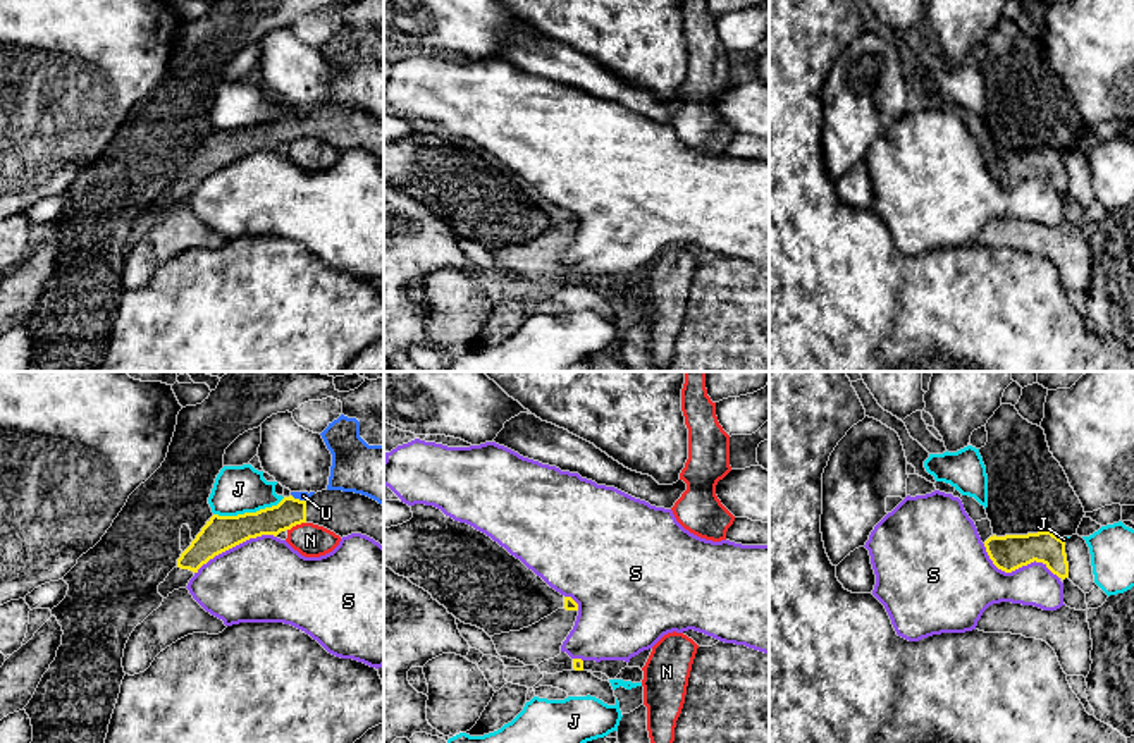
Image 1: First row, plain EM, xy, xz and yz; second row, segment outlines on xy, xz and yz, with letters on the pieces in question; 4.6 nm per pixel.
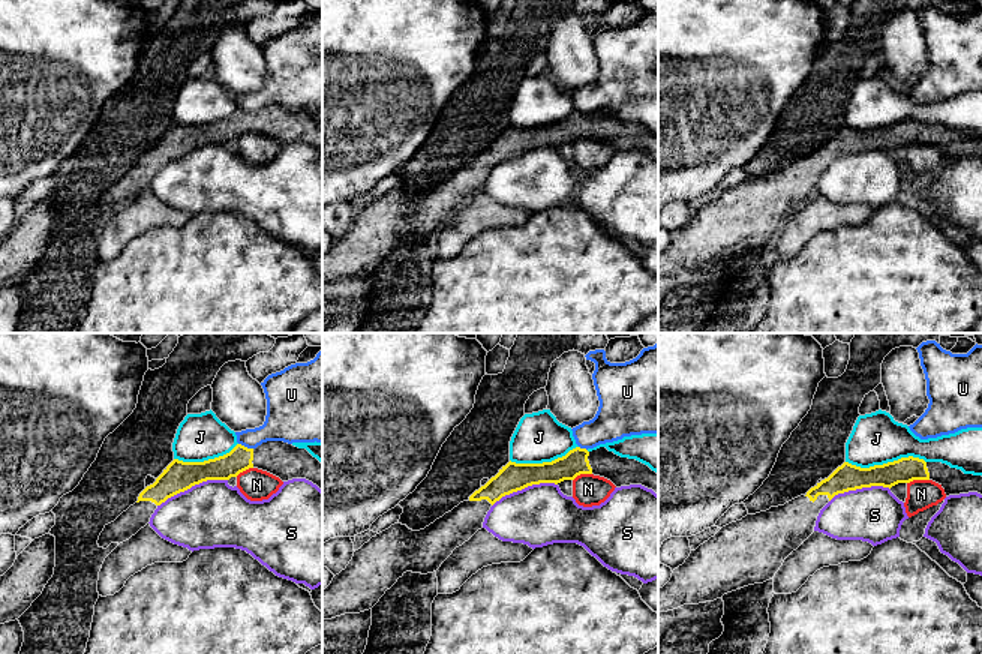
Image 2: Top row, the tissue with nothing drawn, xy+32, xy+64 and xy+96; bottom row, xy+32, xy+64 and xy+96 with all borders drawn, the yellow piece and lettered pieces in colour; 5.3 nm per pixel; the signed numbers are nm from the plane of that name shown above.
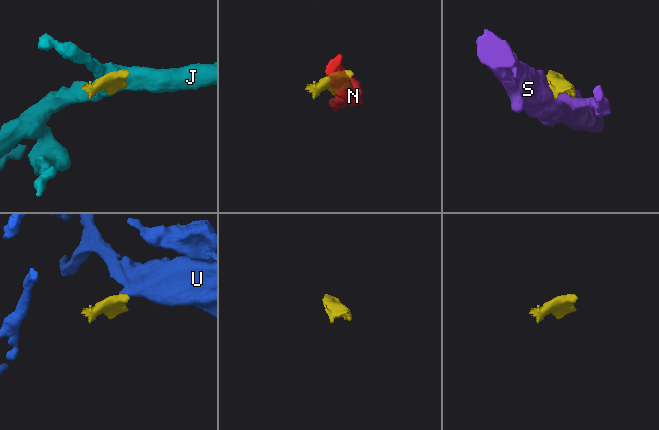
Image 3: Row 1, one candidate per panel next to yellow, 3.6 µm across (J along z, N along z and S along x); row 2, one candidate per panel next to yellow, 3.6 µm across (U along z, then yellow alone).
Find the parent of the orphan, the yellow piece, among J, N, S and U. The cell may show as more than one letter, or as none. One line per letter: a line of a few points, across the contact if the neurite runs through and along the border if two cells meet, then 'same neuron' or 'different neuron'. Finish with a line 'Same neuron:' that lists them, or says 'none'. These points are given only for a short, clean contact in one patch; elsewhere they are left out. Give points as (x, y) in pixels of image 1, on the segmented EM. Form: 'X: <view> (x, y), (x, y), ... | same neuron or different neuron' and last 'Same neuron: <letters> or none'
J: different neuron
N: different neuron
S: different neuron
U: xy (291, 494), (305, 501) | different neuron
Same neuron: none

